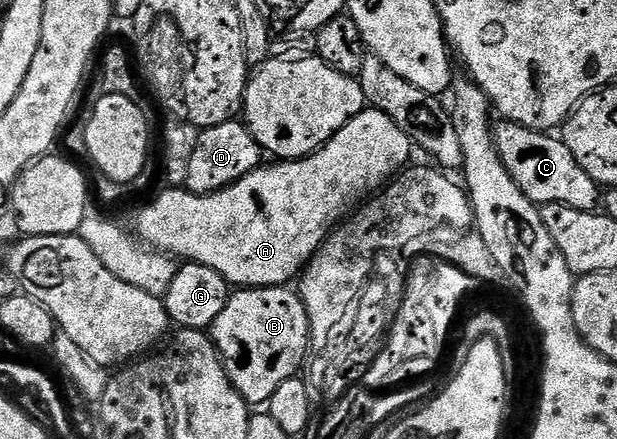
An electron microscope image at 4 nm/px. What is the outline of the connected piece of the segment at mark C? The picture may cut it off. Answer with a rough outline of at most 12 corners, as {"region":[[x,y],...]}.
{"region":[[502,121],[498,156],[536,205],[599,206],[561,138]]}

